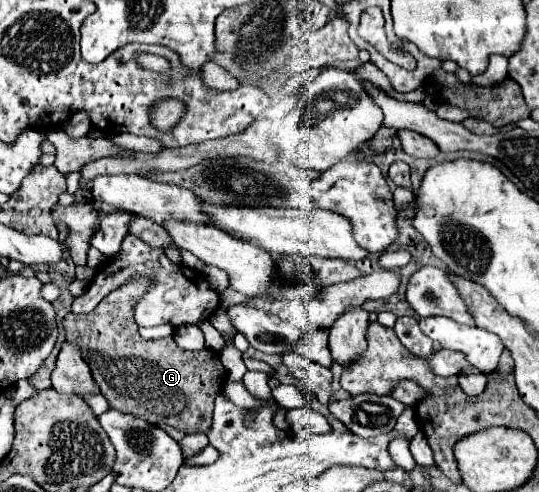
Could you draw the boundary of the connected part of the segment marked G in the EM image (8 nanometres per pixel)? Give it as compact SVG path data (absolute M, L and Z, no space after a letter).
M135 278L111 292L93 312L69 312L63 318L67 342L79 346L93 380L99 384L111 408L143 418L149 424L173 426L185 434L205 432L211 426L215 398L227 382L227 370L215 350L187 352L171 336L161 340L145 340L139 336L133 320L133 298L141 296L147 288L149 280Z

